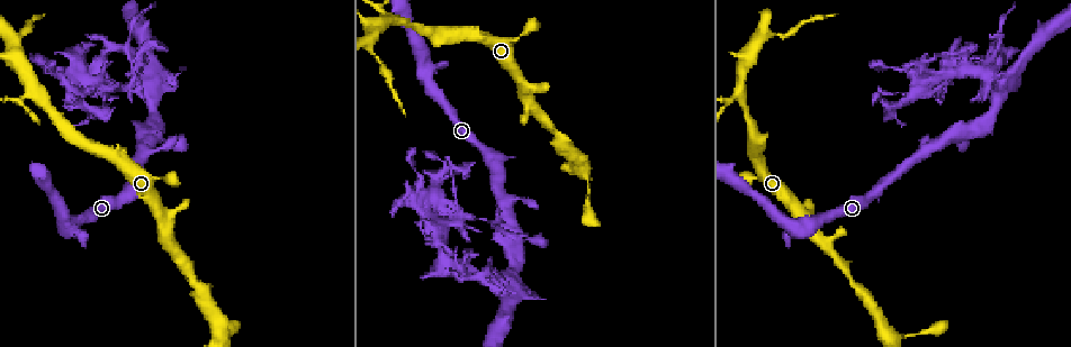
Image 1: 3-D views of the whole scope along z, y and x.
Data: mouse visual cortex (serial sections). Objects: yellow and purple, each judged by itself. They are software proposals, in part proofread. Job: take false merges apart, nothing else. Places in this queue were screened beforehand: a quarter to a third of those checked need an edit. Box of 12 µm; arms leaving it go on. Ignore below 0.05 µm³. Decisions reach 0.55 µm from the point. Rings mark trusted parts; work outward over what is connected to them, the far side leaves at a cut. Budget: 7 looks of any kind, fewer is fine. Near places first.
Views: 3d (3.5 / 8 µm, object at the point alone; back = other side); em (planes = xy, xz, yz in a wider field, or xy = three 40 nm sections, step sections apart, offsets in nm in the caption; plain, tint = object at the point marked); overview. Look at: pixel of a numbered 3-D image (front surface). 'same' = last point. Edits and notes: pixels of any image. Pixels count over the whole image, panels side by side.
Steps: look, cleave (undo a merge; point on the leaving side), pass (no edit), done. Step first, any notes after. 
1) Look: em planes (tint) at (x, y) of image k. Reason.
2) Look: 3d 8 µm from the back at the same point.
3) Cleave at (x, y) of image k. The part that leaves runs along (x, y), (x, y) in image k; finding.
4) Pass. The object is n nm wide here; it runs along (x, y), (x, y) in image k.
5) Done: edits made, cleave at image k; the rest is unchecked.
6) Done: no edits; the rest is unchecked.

Look: 3d 3.5 µm at (35, 92) of image 1. Two arms in line, one across.

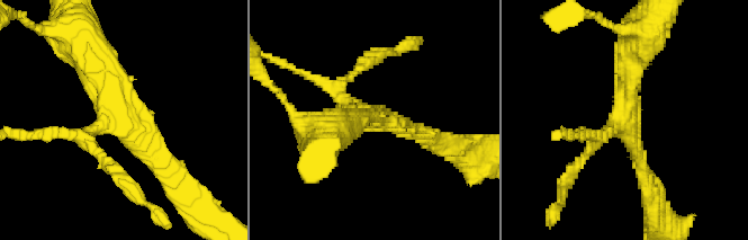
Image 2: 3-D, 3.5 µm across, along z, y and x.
Look: em xy step 2 (plain) at (126, 122) of image 2. 3 arms meet here; the arms are 200, 250, 350 nm wide; shape alone is not enough.

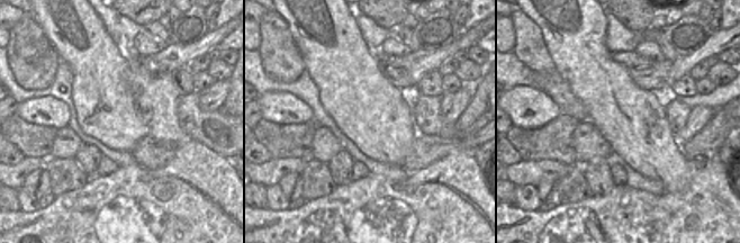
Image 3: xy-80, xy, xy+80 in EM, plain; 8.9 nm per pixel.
Look: em xy step 2 (tint) at the same point.

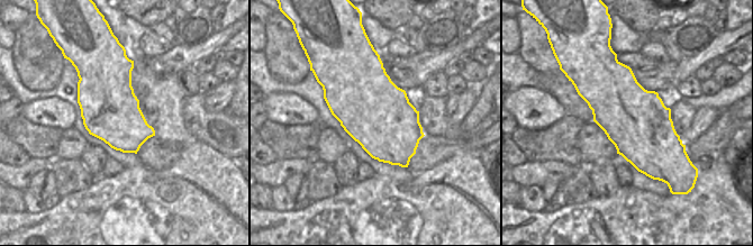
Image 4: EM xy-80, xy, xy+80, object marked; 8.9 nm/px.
Pass. It runs along (173, 179), (135, 138), (90, 55) in image 2; one cell here.

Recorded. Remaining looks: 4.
Look: 3d 8 µm at (379, 65) of image 1. Narrows sharply.

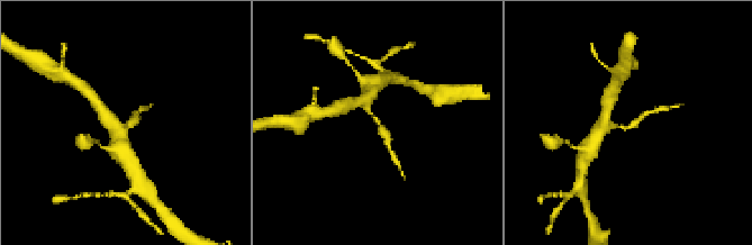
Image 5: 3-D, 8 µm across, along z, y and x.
Look: 3d 3.5 µm at (628, 127) of image 5. Closer look.

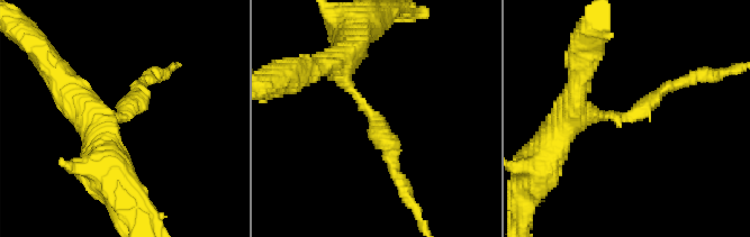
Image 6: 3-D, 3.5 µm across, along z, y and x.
Look: em xy step 2 (tint) at (119, 114) of image 6.

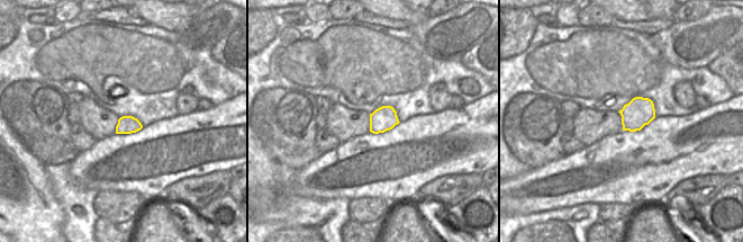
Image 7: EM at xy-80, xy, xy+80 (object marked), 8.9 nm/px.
Pass. It runs along (345, 55), (349, 90), (390, 145), (394, 173) in image 6; one cell here.

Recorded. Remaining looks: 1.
Done: no edits; the rest is unchecked.

